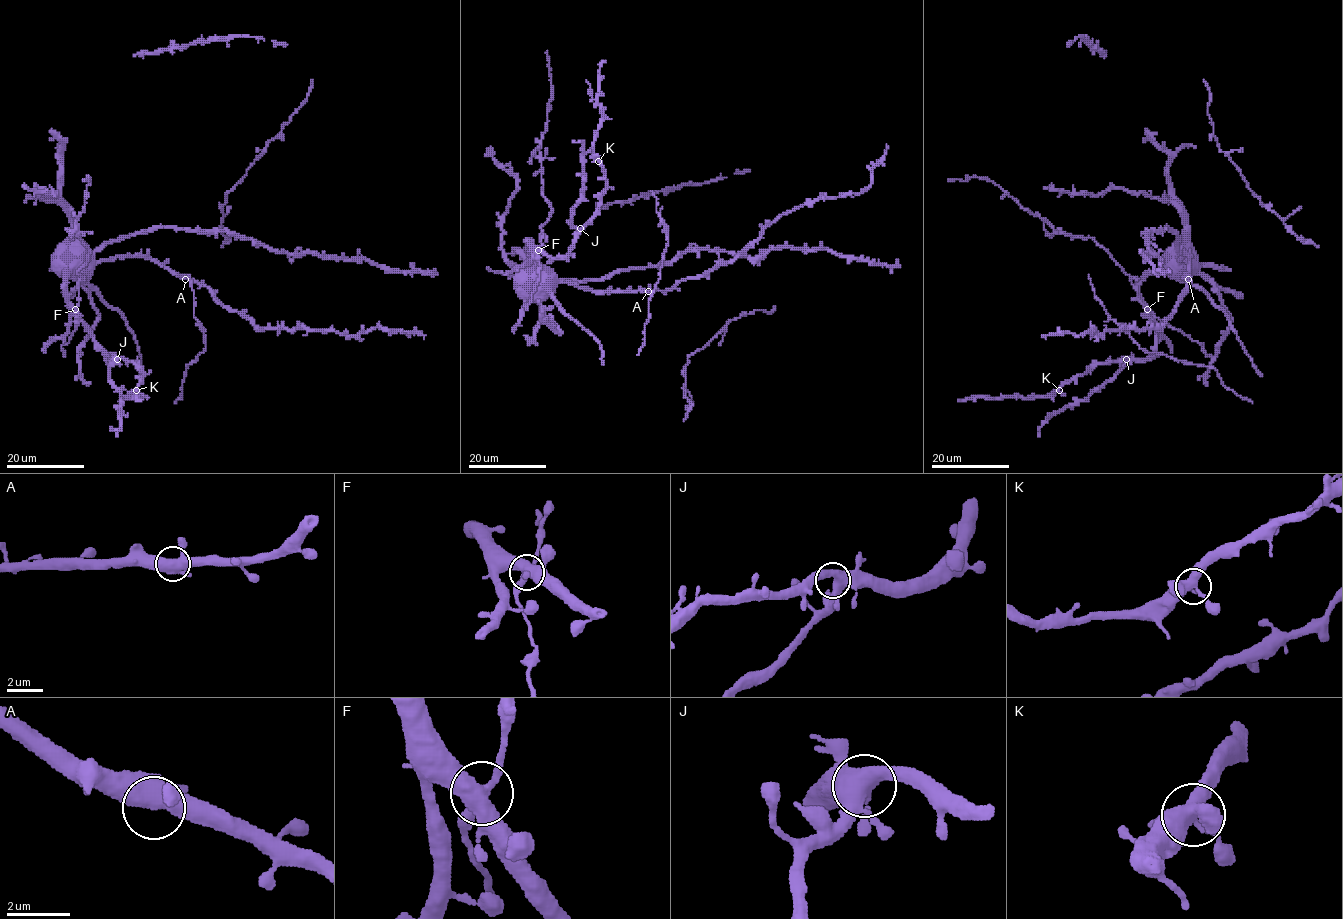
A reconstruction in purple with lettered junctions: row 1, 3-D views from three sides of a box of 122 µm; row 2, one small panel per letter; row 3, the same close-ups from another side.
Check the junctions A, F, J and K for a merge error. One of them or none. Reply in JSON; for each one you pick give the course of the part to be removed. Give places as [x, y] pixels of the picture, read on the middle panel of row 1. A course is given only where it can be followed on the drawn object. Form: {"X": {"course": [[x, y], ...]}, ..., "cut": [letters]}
{"cut": []}

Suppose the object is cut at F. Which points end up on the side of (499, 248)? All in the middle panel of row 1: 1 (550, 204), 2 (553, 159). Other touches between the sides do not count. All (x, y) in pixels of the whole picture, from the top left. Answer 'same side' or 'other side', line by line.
1: other side
2: other side

